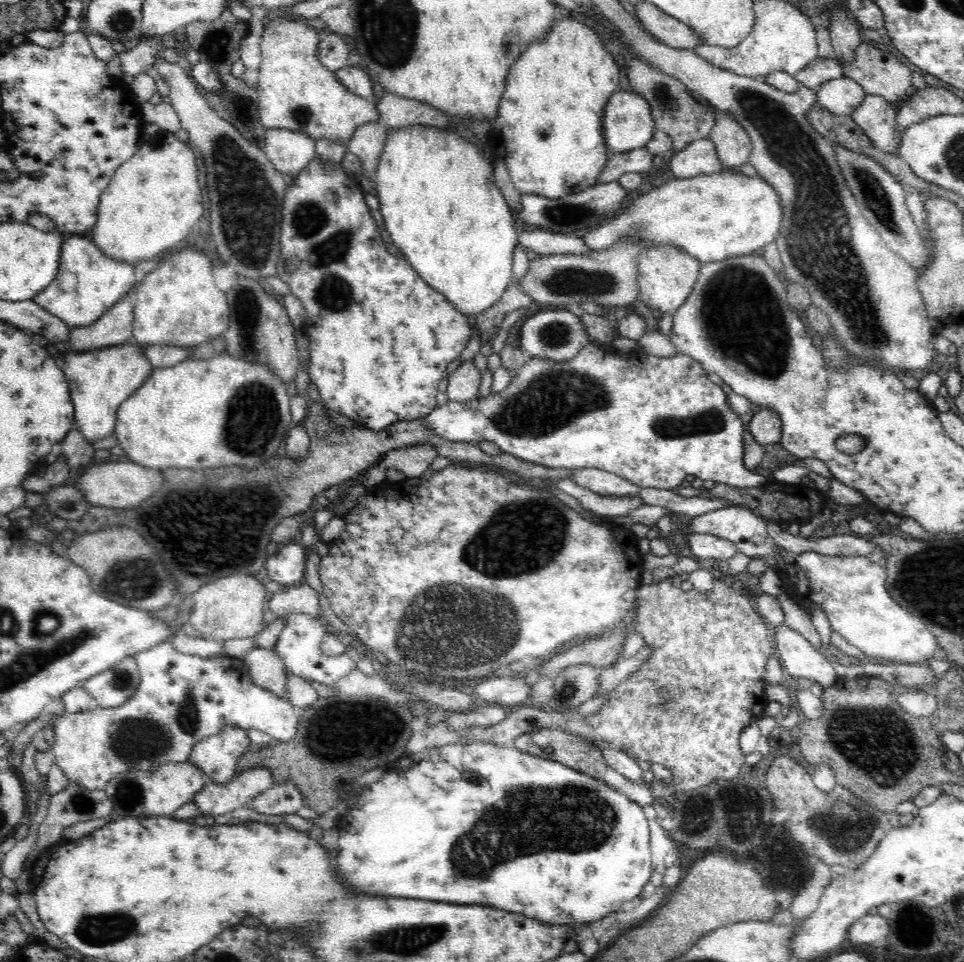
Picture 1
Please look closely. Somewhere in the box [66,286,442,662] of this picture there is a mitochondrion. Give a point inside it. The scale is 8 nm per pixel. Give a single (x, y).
(252, 420)

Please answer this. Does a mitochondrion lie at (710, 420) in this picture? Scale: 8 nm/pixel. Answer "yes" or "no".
yes

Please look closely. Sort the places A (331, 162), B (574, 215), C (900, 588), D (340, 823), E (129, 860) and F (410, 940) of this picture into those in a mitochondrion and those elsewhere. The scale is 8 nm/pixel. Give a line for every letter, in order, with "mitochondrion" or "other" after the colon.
A: other
B: mitochondrion
C: mitochondrion
D: other
E: other
F: mitochondrion

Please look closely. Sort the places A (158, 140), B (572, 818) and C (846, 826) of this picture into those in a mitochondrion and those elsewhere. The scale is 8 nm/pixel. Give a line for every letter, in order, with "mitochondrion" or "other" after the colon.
A: other
B: mitochondrion
C: mitochondrion

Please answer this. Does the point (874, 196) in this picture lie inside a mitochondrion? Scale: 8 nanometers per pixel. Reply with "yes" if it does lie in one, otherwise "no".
yes

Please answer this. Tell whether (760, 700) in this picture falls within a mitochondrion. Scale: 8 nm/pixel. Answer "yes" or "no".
no

